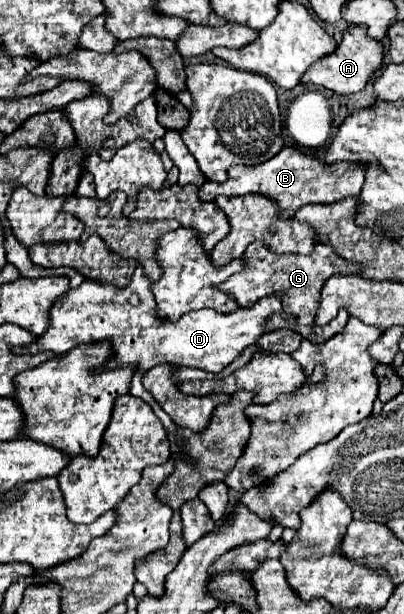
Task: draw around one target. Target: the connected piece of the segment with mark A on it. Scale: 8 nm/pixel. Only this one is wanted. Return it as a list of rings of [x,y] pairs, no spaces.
[[[350,25],[344,33],[342,33],[342,43],[338,43],[338,49],[334,53],[330,53],[330,57],[324,57],[322,61],[316,61],[314,67],[310,67],[304,75],[300,83],[314,83],[314,85],[322,85],[338,95],[350,95],[350,93],[358,93],[366,87],[372,71],[376,71],[382,65],[382,45],[380,41],[368,39],[366,37],[366,27],[362,25]]]

